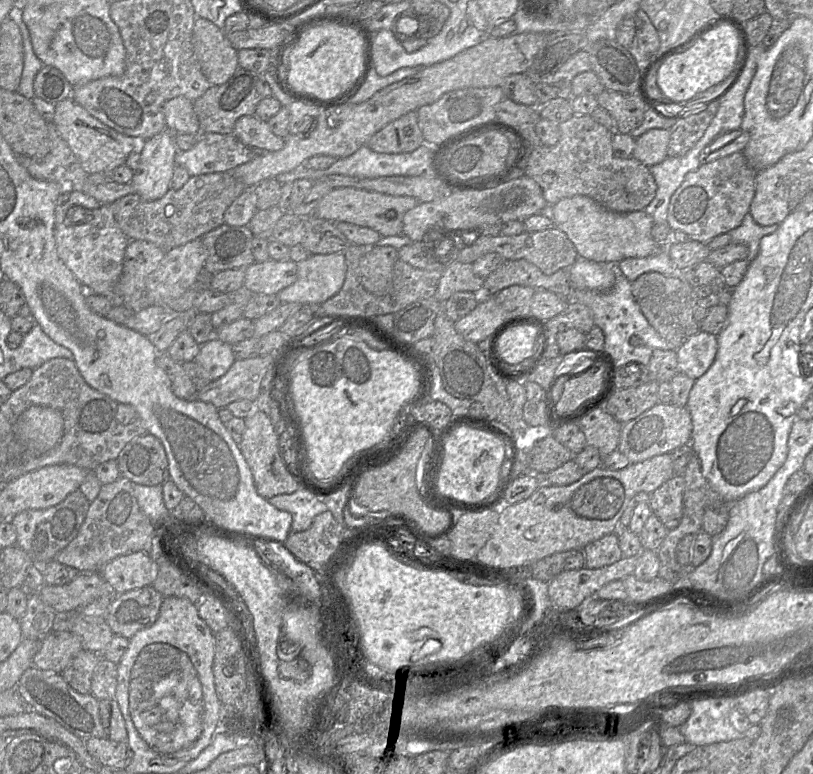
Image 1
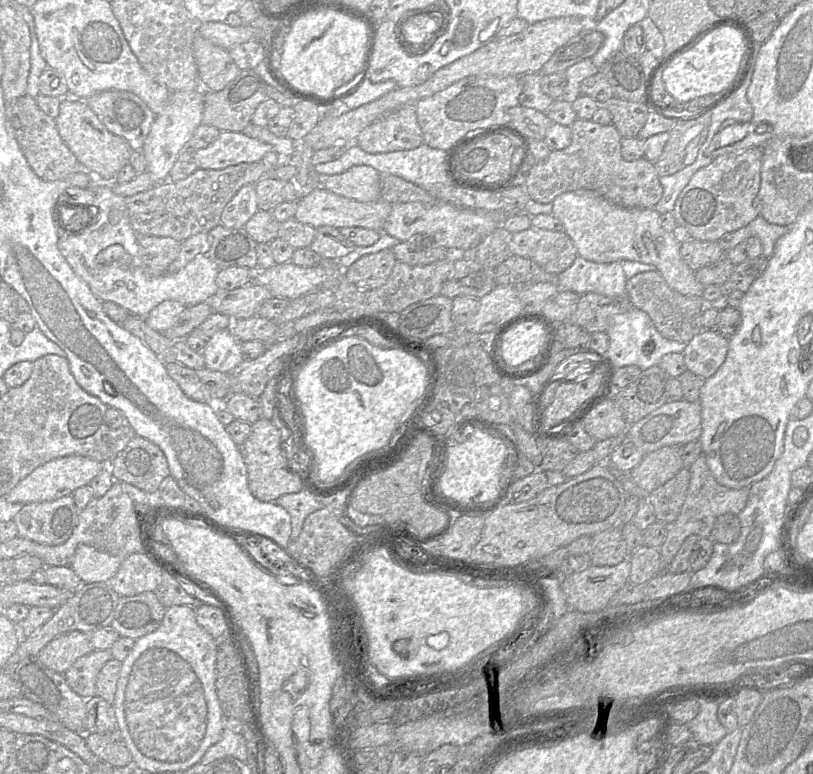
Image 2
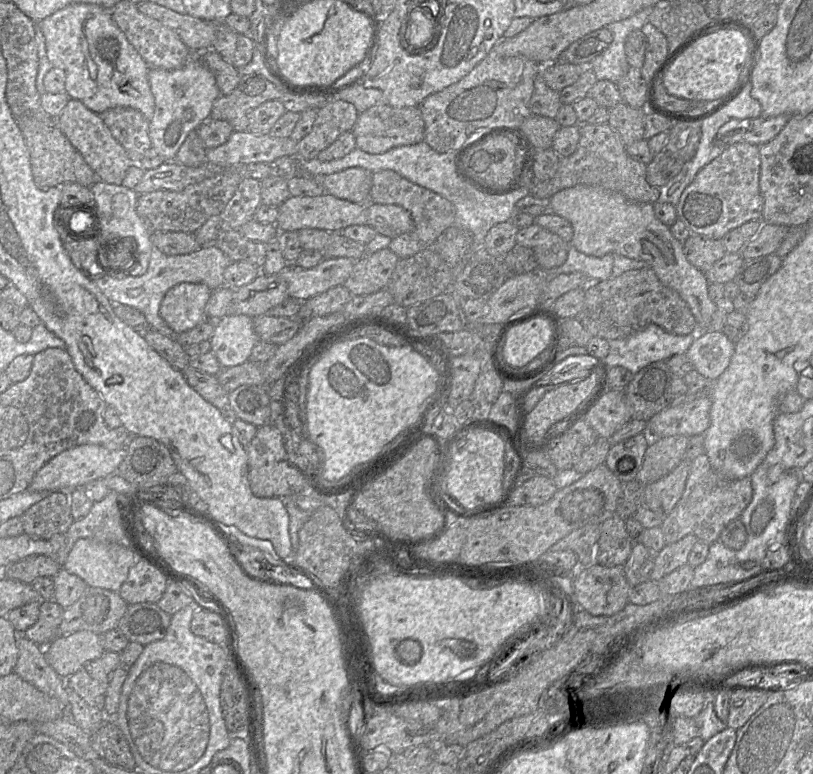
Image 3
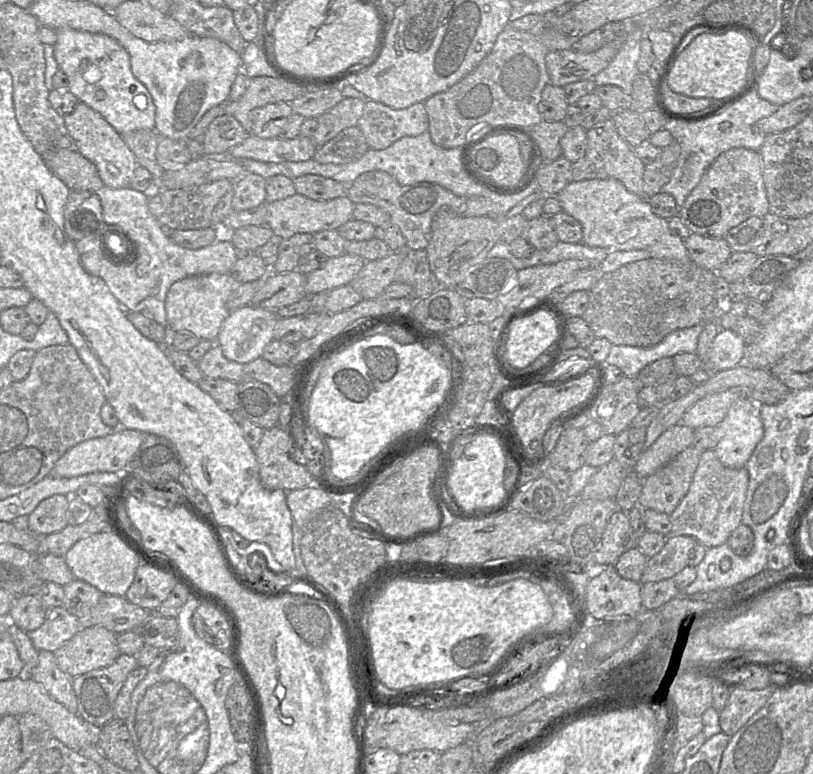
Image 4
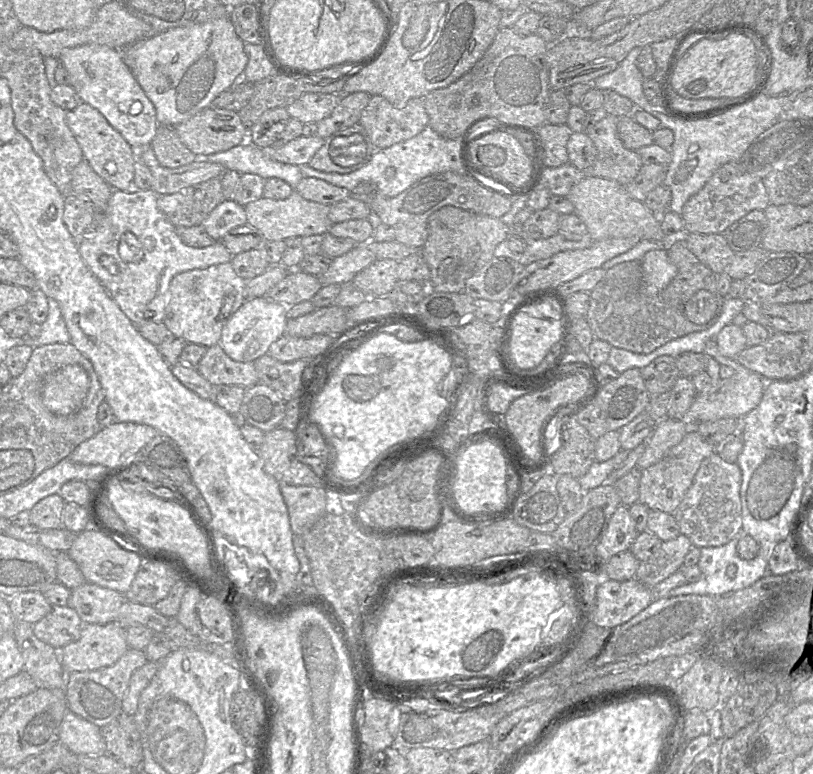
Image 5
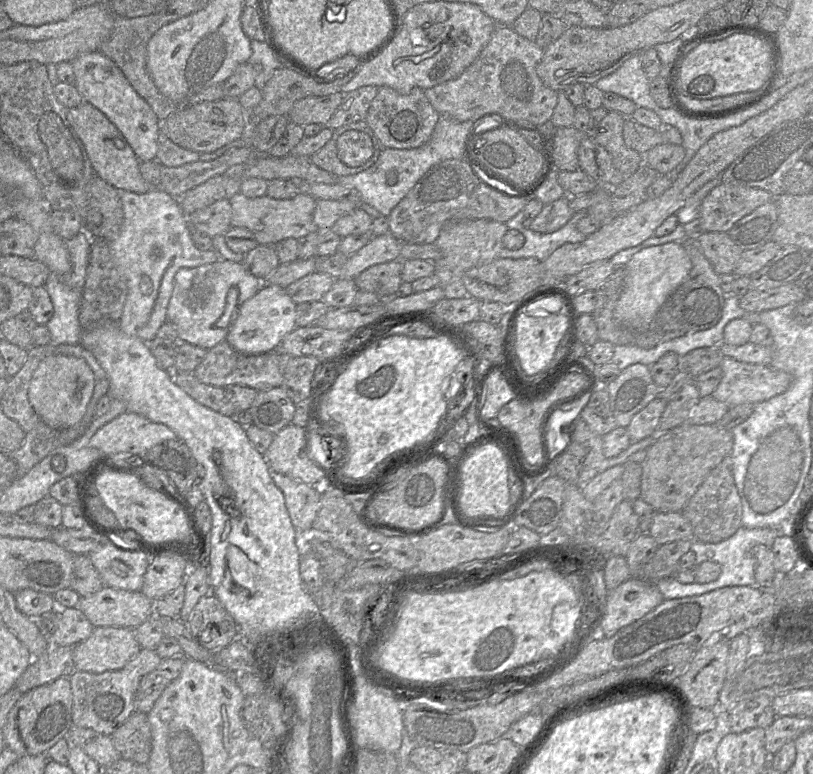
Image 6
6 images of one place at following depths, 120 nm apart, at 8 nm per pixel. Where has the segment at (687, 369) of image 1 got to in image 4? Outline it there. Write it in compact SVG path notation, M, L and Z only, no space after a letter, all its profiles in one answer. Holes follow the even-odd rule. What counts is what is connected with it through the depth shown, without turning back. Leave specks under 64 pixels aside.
M721 329L710 348L709 366L713 372L730 369L743 363L747 344L732 329Z

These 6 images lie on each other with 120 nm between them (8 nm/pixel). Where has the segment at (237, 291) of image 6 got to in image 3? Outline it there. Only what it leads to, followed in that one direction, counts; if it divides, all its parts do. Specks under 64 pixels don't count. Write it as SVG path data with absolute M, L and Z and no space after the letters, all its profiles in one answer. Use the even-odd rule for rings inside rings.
M180 283L165 294L159 309L173 335L180 335L208 320L205 306L212 290L200 283Z

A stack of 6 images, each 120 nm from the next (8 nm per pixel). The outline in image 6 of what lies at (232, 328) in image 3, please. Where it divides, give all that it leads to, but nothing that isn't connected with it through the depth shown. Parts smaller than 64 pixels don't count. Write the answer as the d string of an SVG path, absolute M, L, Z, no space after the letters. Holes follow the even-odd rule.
M263 283L260 289L240 307L225 339L236 351L246 355L275 351L282 339L296 328L296 303L285 288Z

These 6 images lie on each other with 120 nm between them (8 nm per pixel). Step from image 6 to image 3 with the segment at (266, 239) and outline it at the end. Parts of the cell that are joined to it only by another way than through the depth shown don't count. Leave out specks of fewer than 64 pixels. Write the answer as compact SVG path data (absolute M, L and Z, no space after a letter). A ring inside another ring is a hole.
M324 193L319 196L289 196L278 206L276 226L280 232L299 231L304 228L315 228L332 232L352 225L367 224L367 205L350 202Z

